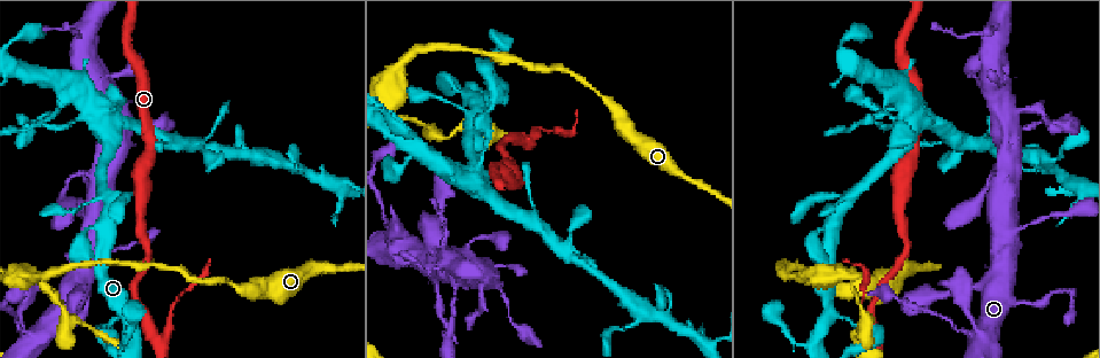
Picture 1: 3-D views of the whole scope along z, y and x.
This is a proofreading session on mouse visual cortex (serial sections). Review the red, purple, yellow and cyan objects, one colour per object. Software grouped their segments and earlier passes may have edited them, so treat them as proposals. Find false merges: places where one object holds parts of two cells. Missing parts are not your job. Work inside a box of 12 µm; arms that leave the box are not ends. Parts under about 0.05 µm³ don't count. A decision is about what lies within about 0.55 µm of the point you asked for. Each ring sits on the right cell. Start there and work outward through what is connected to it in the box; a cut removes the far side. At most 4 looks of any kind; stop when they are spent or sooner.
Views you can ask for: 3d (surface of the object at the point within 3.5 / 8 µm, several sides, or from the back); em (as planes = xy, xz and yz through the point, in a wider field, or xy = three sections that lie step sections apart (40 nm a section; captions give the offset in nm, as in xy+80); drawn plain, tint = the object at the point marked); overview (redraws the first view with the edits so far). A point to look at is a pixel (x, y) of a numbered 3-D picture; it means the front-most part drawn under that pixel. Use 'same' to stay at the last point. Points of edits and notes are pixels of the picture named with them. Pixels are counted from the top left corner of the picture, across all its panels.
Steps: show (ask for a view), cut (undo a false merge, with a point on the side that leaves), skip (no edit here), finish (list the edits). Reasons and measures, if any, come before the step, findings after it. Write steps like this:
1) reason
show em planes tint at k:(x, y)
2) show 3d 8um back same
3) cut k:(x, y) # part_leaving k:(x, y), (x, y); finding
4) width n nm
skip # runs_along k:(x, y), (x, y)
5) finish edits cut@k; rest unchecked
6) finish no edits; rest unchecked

thin neck
show 3d 8um at 1:(452, 282)

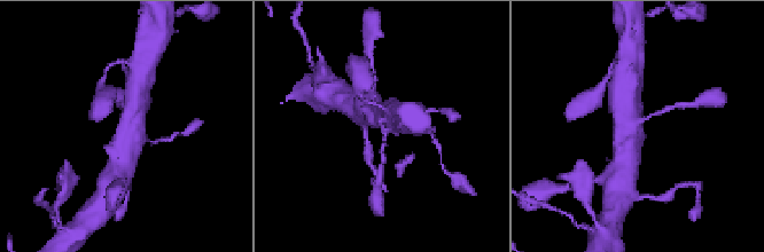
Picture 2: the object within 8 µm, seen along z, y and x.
zoom in
show 3d 3.5um at 2:(637, 119)

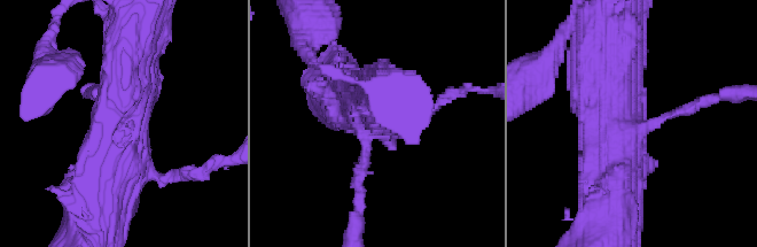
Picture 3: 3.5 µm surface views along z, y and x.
skip # runs_along 3:(95, 206), (116, 156), (130, 58); one cell here

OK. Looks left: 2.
sudden change in width
show 3d 3.5um at 1:(1028, 304)

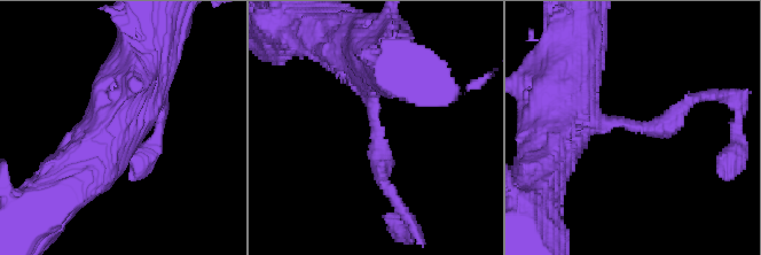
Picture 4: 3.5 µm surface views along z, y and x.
arm_widths 250, 700 nm; need the tissue
show em xy step 3 tint at 4:(376, 122)

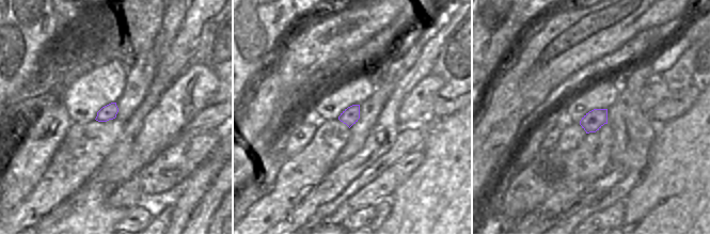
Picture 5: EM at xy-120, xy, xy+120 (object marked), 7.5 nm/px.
skip # runs_along 4:(556, 129), (562, 118), (659, 129), (688, 100); continuous, no second cell

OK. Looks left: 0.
finish no edits; rest unchecked

